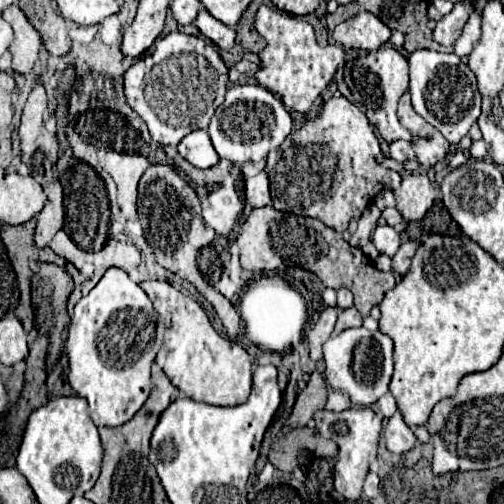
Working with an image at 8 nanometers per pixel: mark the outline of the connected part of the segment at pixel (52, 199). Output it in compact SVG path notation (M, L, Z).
M55 184L51 188L51 194L49 194L45 208L37 216L37 228L35 228L37 248L45 248L51 242L51 238L55 236L55 232L61 230L61 226L64 226L65 209L63 200L63 190L61 190L59 184Z

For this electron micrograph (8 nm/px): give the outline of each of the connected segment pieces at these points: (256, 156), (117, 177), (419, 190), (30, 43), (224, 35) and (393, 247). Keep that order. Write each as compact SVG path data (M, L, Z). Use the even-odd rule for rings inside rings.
M243 84L227 90L225 102L215 110L215 116L211 118L209 136L219 158L243 164L263 160L271 148L281 146L291 128L293 128L291 114L285 110L279 98L275 98L263 86Z
M109 150L101 166L111 174L117 184L119 208L129 222L137 222L137 184L143 172L149 168L149 162L141 154L117 154Z
M409 174L403 178L401 186L395 190L397 210L403 220L419 222L433 206L437 190L425 174Z
M17 4L9 6L3 12L3 18L11 24L15 32L15 40L9 46L9 52L13 54L13 70L17 74L29 74L41 50L41 36L27 22L25 14L19 10Z
M201 10L199 16L195 18L195 26L201 30L201 34L205 38L209 38L215 46L219 46L221 50L231 50L235 44L235 30L221 24L219 20L215 20L207 10Z
M377 226L375 232L371 234L371 240L375 244L375 248L379 250L379 254L385 254L389 258L393 258L393 254L397 254L399 246L401 246L401 238L399 234L389 226Z

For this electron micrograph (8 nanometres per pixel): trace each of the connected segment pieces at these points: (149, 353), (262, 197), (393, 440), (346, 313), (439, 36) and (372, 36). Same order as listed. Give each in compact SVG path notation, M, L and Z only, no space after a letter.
M109 268L97 286L75 304L67 338L67 380L89 402L95 426L121 426L145 404L151 392L151 364L161 348L155 338L153 304L121 268Z
M259 172L257 176L245 180L245 201L253 208L269 206L271 194L269 194L269 180L265 172Z
M395 412L387 422L385 442L387 442L387 450L393 454L405 454L417 444L413 430L403 422L399 412Z
M353 306L347 308L347 310L339 310L335 332L341 332L341 330L351 328L351 326L361 326L361 322L363 322L363 318L361 318L361 314Z
M455 4L455 8L437 22L437 28L433 30L435 42L443 46L453 46L455 40L461 36L461 30L469 18L471 6L469 4Z
M361 12L343 24L335 26L331 32L333 40L343 48L355 48L355 50L377 50L381 48L389 36L391 30L373 14Z

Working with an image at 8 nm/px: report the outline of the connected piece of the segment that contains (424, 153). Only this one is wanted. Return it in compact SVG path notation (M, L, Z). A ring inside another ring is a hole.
M405 94L399 100L399 110L397 116L401 124L413 134L413 146L417 152L417 160L421 166L435 166L439 160L443 160L449 152L449 142L443 138L443 134L427 124L411 106L409 94Z

